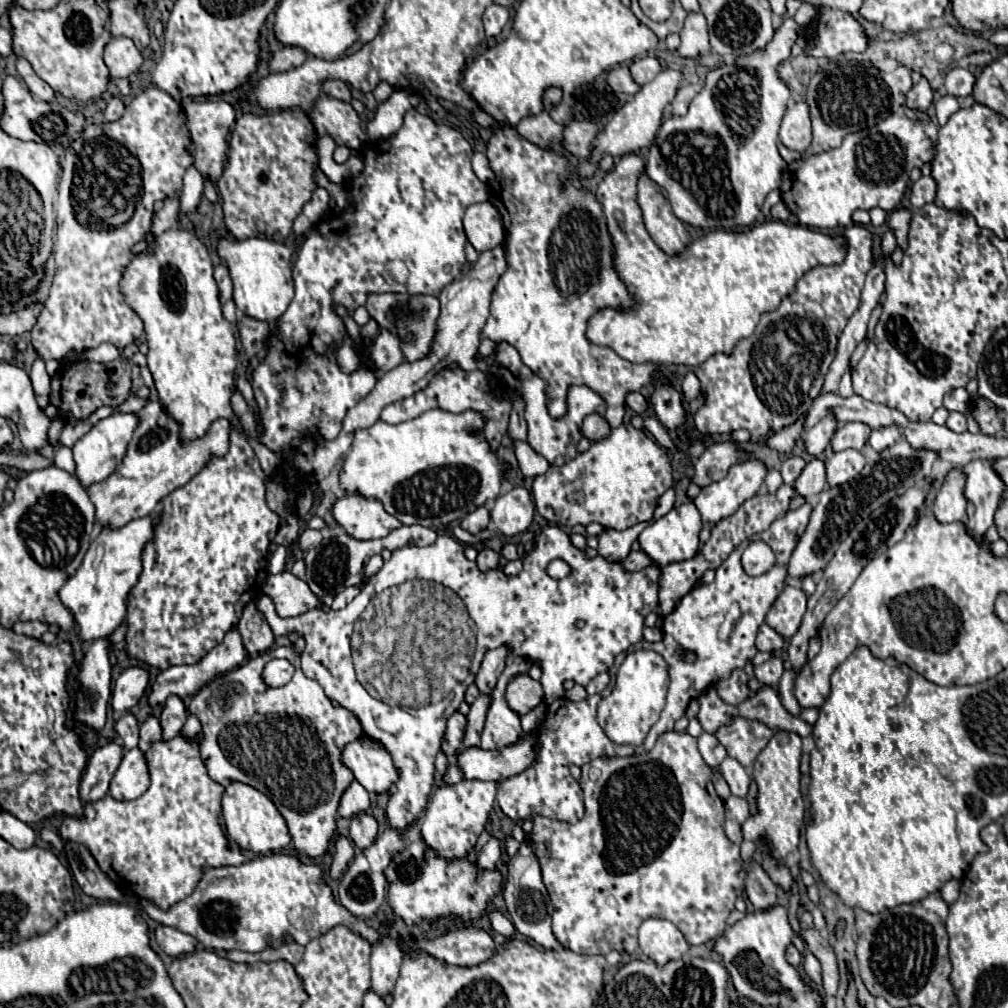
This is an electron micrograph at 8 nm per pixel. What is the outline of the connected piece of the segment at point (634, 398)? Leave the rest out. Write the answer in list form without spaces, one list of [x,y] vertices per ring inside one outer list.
[[[629,392],[625,396],[625,406],[629,406],[631,410],[635,410],[637,414],[645,414],[645,408],[647,408],[647,400],[643,394],[639,392]]]

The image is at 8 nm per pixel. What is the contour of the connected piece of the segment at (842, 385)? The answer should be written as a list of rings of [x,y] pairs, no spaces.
[[[848,366],[847,370],[845,371],[845,374],[842,376],[839,383],[838,394],[842,397],[847,398],[854,394],[851,376],[852,376],[852,370],[850,366]]]

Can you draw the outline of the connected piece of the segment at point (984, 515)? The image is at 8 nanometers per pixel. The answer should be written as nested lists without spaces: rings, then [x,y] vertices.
[[[973,460],[963,466],[967,474],[965,498],[975,505],[975,514],[966,523],[970,535],[978,542],[982,541],[987,528],[993,526],[994,515],[1005,486],[1001,486],[1001,478],[993,474],[991,462]]]

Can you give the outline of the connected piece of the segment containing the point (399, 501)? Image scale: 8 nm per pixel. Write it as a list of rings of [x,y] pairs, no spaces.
[[[433,408],[413,420],[395,426],[377,420],[373,426],[363,428],[355,434],[351,452],[341,464],[341,488],[347,492],[357,492],[365,498],[381,500],[385,510],[395,516],[401,524],[421,524],[427,528],[441,530],[449,522],[461,520],[479,506],[485,506],[489,500],[495,500],[499,496],[505,476],[511,472],[511,464],[499,462],[497,454],[491,450],[483,426],[485,418],[477,410],[453,414],[441,408]]]

